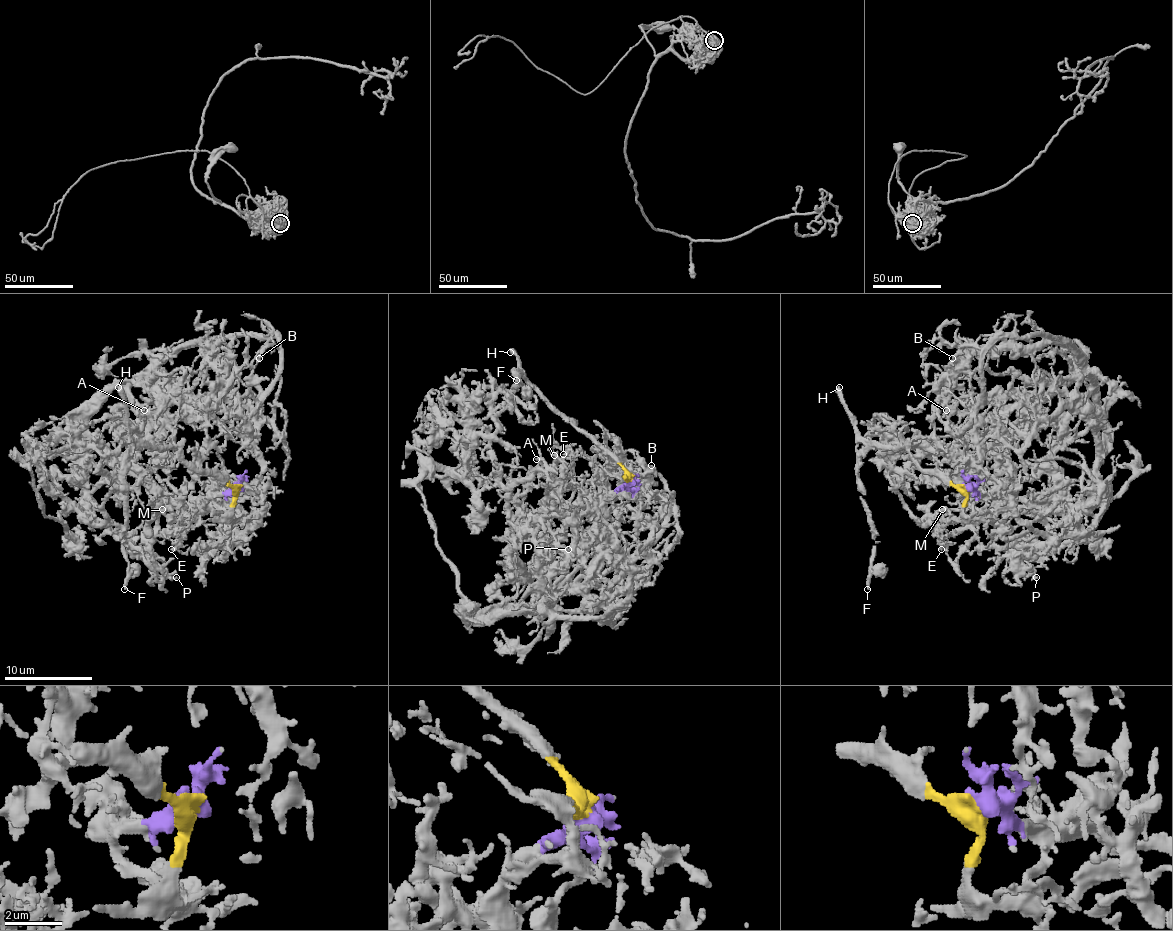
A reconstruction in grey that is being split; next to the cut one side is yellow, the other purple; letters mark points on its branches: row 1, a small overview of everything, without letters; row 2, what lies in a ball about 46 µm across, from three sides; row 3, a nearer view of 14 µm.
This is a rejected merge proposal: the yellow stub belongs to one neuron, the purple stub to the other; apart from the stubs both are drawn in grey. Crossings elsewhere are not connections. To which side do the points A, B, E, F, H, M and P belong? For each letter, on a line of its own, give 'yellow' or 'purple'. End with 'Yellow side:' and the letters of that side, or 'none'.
A: purple
B: purple
E: yellow
F: yellow
H: yellow
M: purple
P: purple
Yellow side: E, F, H

